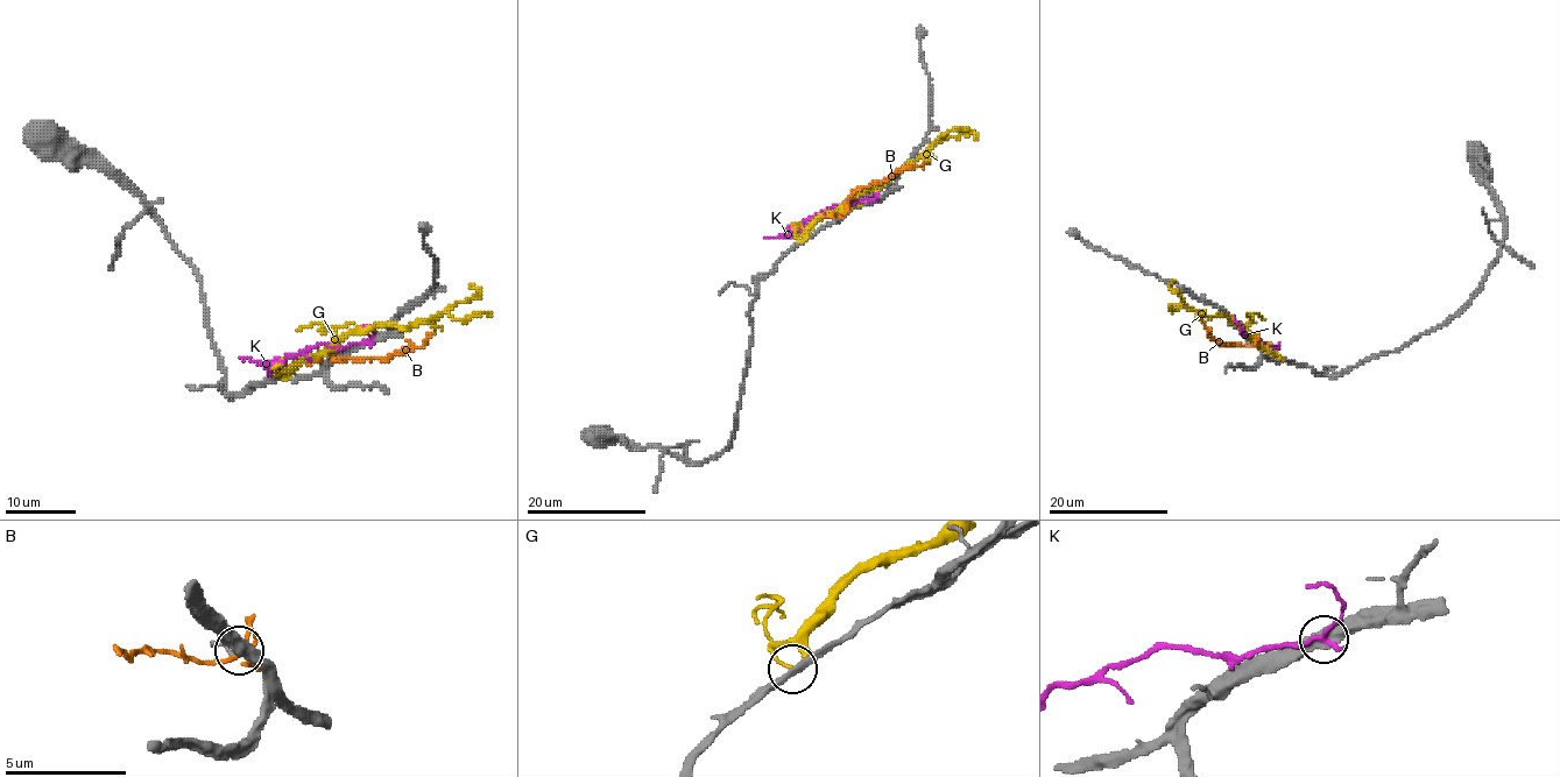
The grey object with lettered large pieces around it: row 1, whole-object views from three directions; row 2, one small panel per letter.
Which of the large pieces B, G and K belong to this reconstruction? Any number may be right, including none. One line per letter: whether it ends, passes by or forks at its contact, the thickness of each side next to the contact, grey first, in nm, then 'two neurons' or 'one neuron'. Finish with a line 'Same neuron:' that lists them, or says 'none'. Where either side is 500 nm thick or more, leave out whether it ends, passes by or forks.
B: it passes by | 400/180 nm | two neurons
G: it ends | 300/140 nm | two neurons
K: it passes by | 440/220 nm | two neurons
Same neuron: none

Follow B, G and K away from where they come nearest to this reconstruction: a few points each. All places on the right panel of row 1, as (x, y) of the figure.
B: (1255, 344), (1251, 346), (1219, 344), (1204, 320)
G: (1283, 359), (1271, 354), (1232, 318), (1205, 317), (1183, 304), (1167, 308), (1179, 306)
K: (1241, 330), (1266, 346), (1280, 344)

